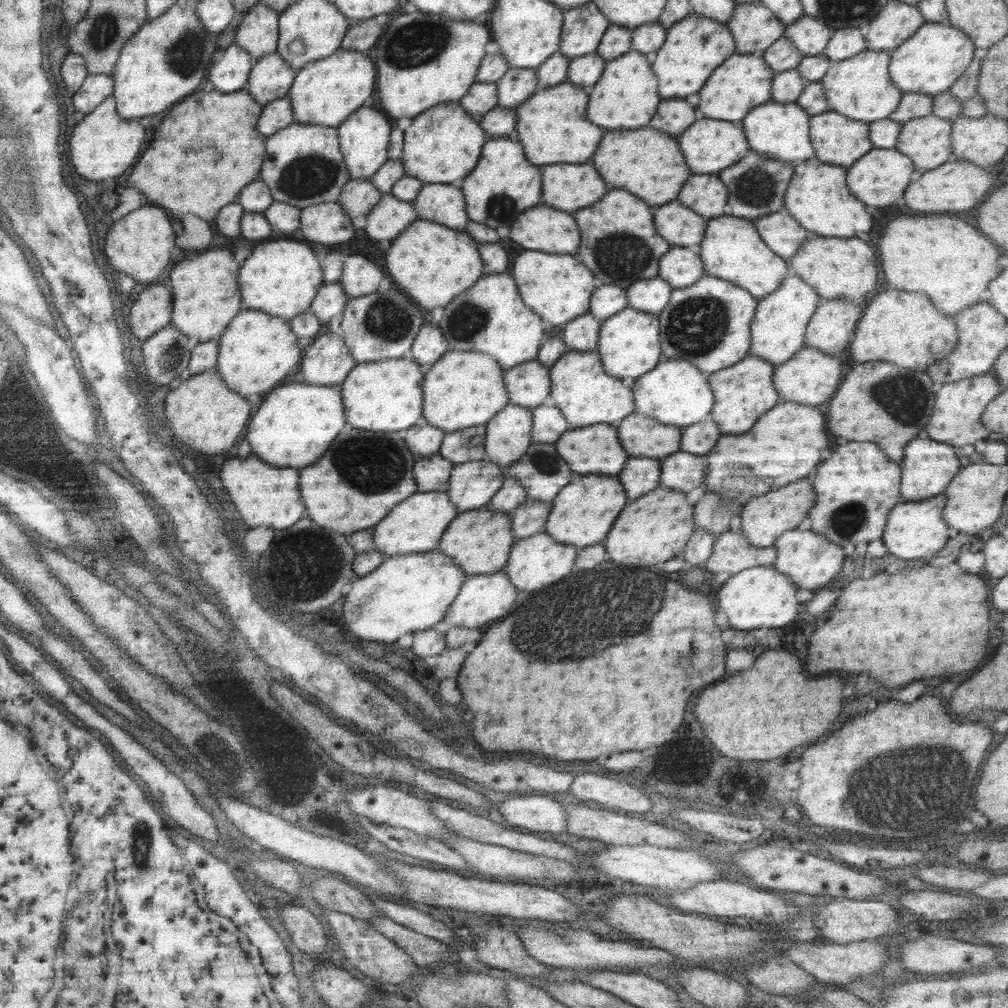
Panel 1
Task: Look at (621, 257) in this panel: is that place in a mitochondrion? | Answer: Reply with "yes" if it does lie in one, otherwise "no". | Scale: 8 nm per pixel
yes

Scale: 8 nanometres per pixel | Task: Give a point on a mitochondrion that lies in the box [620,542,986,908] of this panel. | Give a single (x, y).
(876, 801)

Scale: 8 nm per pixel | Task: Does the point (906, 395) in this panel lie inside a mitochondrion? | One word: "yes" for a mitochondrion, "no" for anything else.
yes

